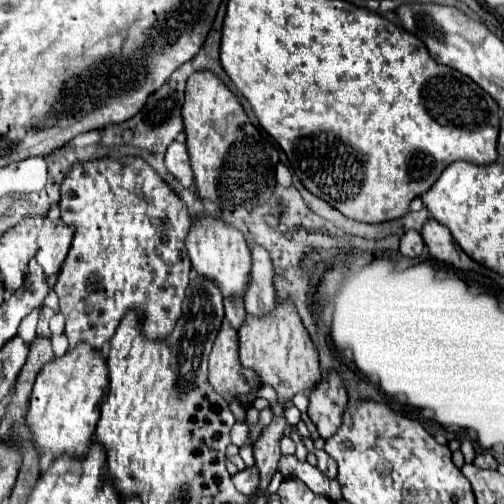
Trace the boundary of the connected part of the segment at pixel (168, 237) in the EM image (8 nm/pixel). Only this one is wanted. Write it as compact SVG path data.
M125 156L125 158L99 158L99 160L91 160L85 162L85 166L75 166L67 178L61 184L61 200L59 200L59 208L61 208L61 220L69 226L75 228L75 236L71 242L71 250L67 254L67 260L57 276L57 282L53 286L53 290L59 296L59 306L61 306L61 314L65 316L65 336L69 338L69 350L73 350L79 342L87 342L93 350L101 350L105 346L105 342L111 340L111 336L115 334L121 318L133 308L133 312L137 312L143 318L143 326L145 326L145 338L147 340L167 340L169 334L173 332L179 316L181 316L181 304L185 298L185 290L189 284L189 256L185 250L185 236L189 234L191 228L191 218L185 210L185 204L175 196L175 192L171 192L171 188L157 176L157 172L143 162L141 158L133 158L133 156Z

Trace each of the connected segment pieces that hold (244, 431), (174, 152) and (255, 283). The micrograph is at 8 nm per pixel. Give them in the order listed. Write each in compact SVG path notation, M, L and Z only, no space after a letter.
M245 422L243 424L235 424L233 428L231 428L231 442L235 444L235 446L249 446L249 444L253 444L253 440L249 438L249 428L245 426Z
M173 142L167 148L165 154L165 168L183 188L191 188L193 184L193 172L189 166L189 156L187 156L187 146L181 142Z
M253 248L253 268L251 268L251 284L245 294L245 310L251 316L265 316L275 310L277 296L273 288L273 268L265 248Z

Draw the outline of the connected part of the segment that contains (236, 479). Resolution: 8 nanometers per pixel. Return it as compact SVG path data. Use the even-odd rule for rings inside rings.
M253 466L253 468L245 468L245 470L237 472L233 476L233 484L235 484L235 488L241 494L251 496L257 490L257 486L259 486L259 472L257 472L257 468Z

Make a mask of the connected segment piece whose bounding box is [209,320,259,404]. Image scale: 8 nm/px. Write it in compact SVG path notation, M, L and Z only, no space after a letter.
M225 320L213 350L209 354L209 384L227 402L233 398L243 402L253 402L259 388L259 380L253 370L245 370L237 358L237 332Z

